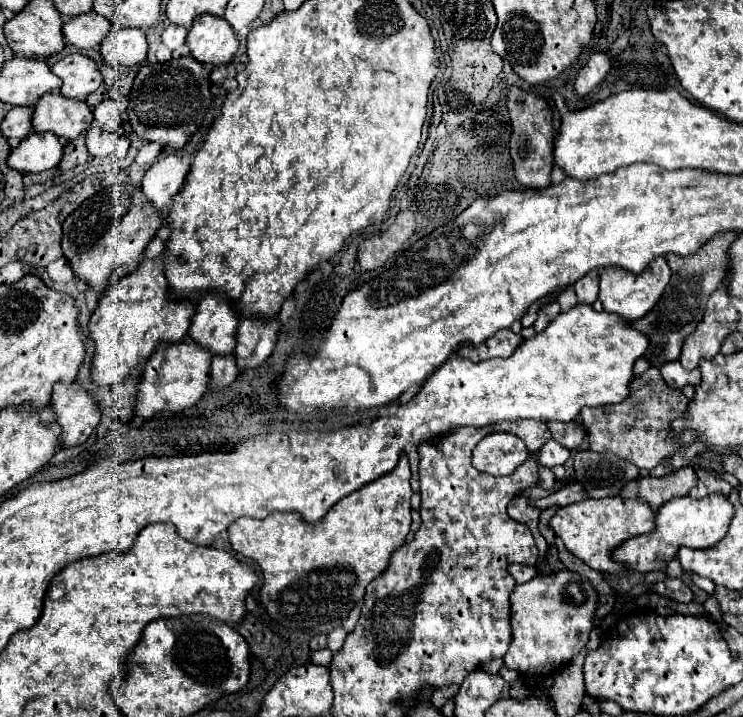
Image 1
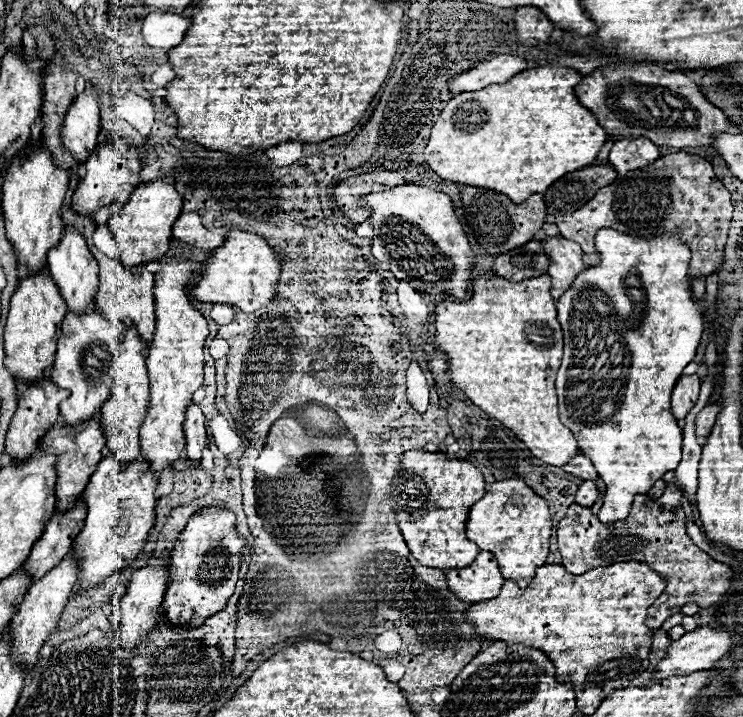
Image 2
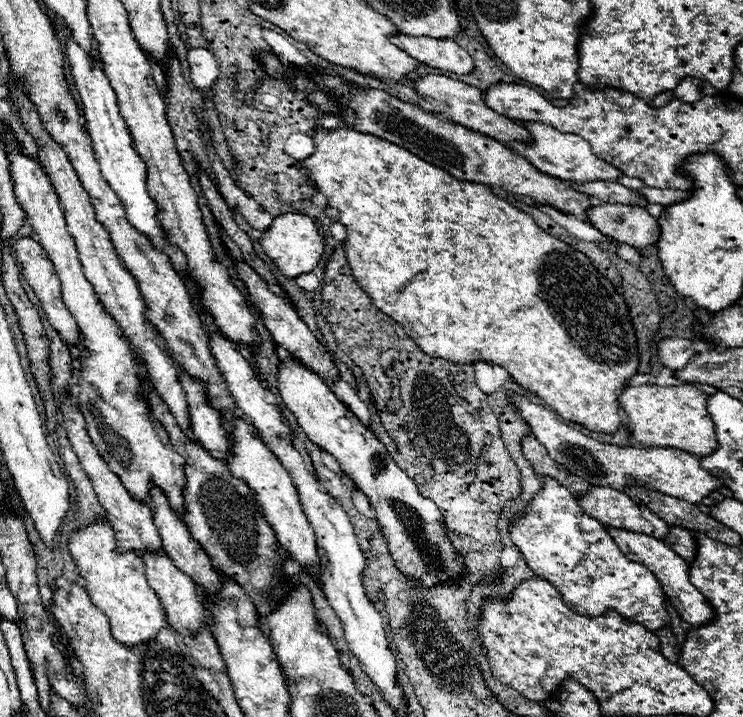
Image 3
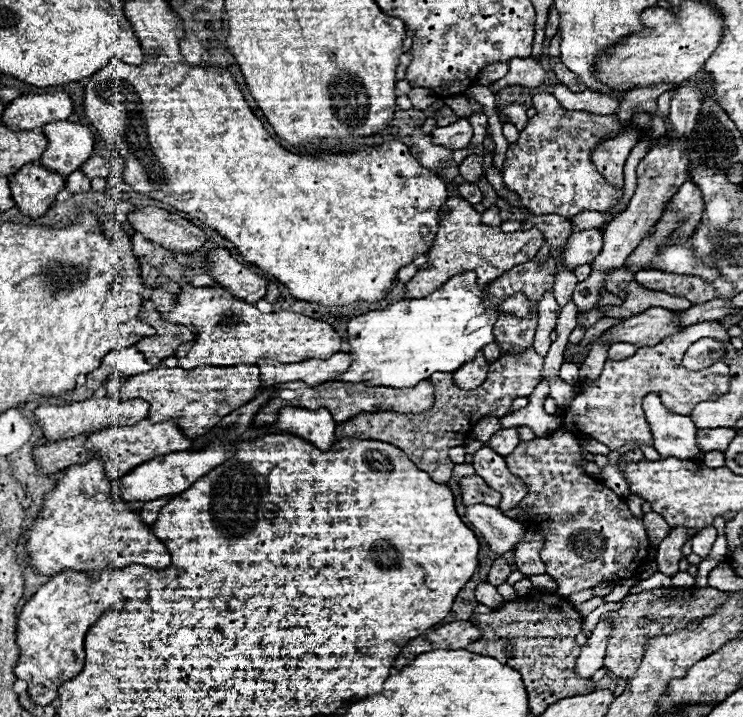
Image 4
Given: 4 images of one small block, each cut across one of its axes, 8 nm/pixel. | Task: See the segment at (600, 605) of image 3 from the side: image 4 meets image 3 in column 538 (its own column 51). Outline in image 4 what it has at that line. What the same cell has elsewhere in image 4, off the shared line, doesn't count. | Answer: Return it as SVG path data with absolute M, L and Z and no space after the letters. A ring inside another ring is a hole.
M92 458L86 464L66 468L64 476L56 480L54 490L46 494L44 506L26 534L26 562L36 572L54 576L62 570L76 570L96 580L104 570L130 564L144 564L156 570L170 564L168 548L152 536L150 526L140 520L140 514L130 504L112 500L112 484L104 476L102 460Z

